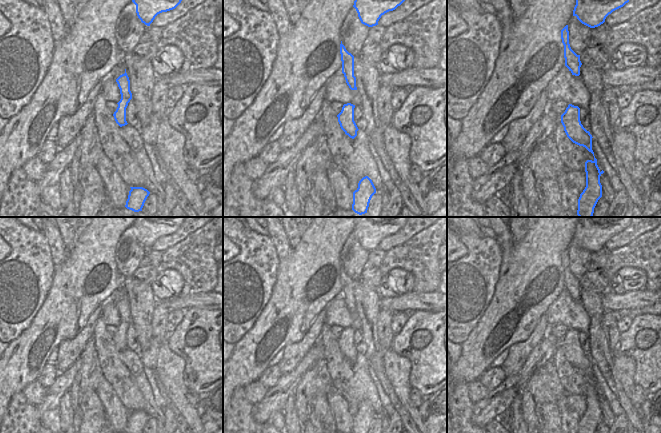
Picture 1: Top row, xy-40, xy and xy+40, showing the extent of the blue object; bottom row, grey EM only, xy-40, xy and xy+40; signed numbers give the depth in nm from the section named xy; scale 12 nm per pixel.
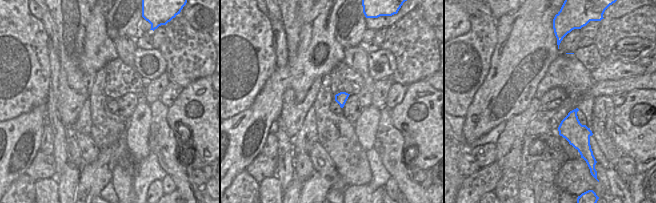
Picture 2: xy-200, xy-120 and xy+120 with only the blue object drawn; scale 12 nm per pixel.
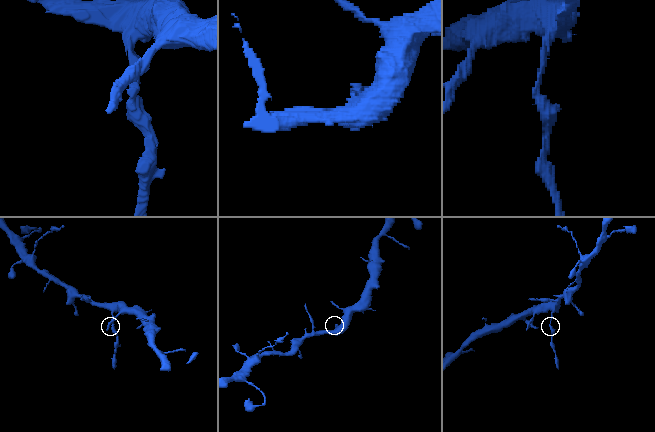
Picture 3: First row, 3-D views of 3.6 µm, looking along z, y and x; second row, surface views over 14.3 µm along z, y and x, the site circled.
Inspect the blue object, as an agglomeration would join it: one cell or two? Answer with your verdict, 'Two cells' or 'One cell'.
Two cells

